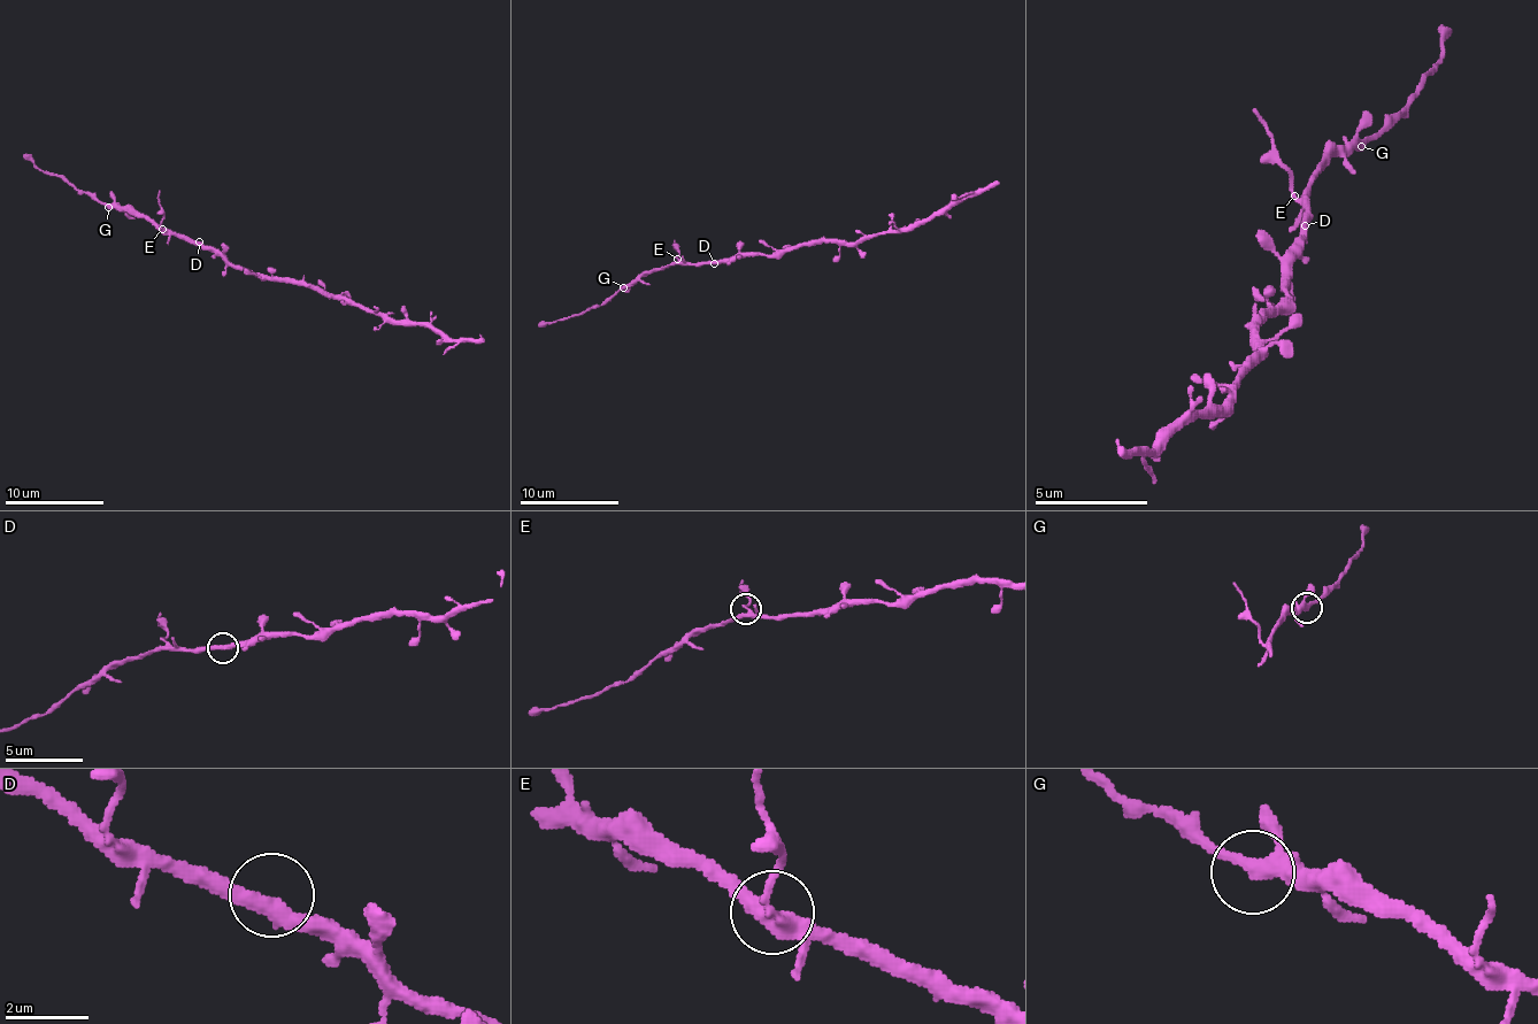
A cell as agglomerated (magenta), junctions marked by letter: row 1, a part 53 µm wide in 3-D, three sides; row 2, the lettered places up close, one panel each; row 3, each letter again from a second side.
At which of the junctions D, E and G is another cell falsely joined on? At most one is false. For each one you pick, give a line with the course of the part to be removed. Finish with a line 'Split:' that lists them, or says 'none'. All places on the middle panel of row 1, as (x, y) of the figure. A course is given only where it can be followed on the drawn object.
E: course (677, 258), (675, 240)
Split: E

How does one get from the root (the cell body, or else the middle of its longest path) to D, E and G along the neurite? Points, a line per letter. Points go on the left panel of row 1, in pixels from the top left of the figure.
D: (246, 268), (229, 266), (199, 241)
E: (246, 268), (233, 268), (212, 251), (162, 229)
G: (246, 268), (233, 268), (207, 248), (199, 248), (172, 233), (162, 233), (143, 216), (108, 207)

